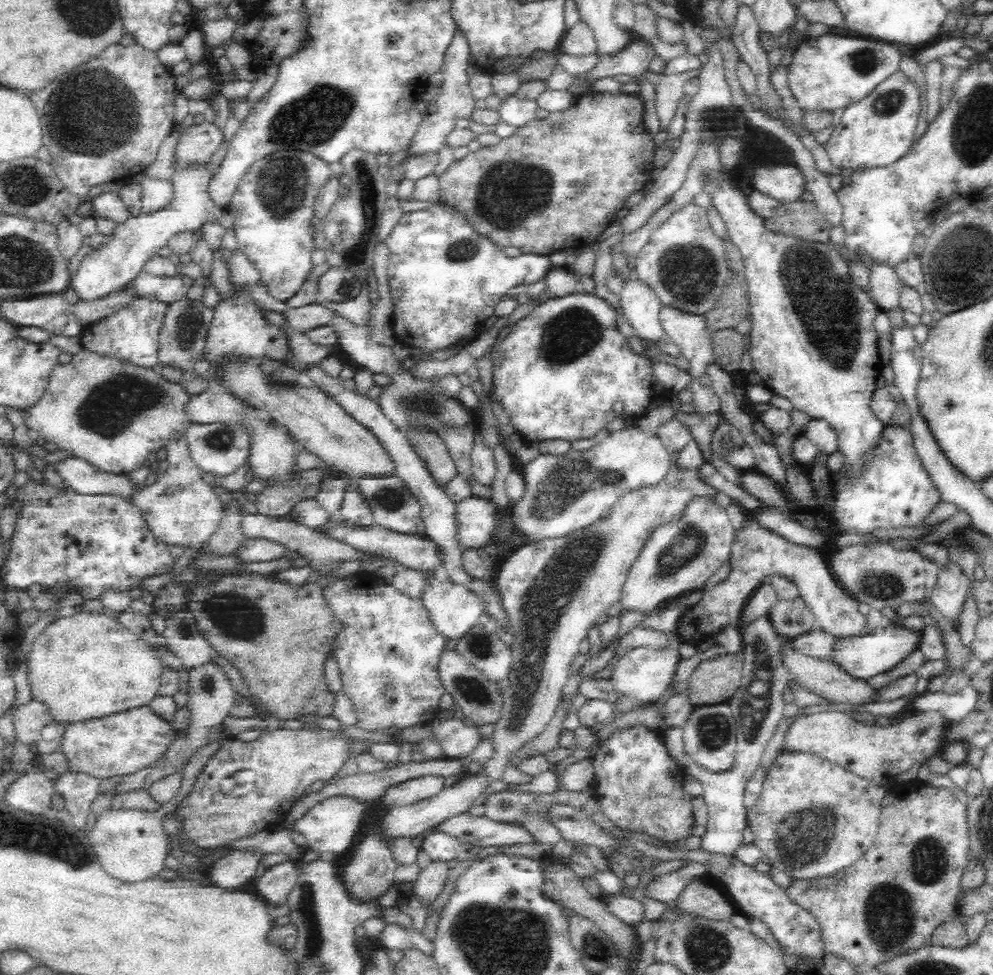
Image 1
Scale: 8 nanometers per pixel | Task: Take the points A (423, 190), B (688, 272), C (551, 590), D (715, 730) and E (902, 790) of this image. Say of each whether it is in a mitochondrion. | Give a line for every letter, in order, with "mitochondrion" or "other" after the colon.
A: other
B: mitochondrion
C: mitochondrion
D: mitochondrion
E: other

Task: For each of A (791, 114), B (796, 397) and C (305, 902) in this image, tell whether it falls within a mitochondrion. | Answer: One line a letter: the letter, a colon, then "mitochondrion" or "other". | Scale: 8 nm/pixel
A: other
B: other
C: mitochondrion

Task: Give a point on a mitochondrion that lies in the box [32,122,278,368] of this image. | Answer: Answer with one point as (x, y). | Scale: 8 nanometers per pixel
(187, 326)

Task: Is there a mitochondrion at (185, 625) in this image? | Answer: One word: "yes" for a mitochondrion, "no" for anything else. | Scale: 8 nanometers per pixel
yes

